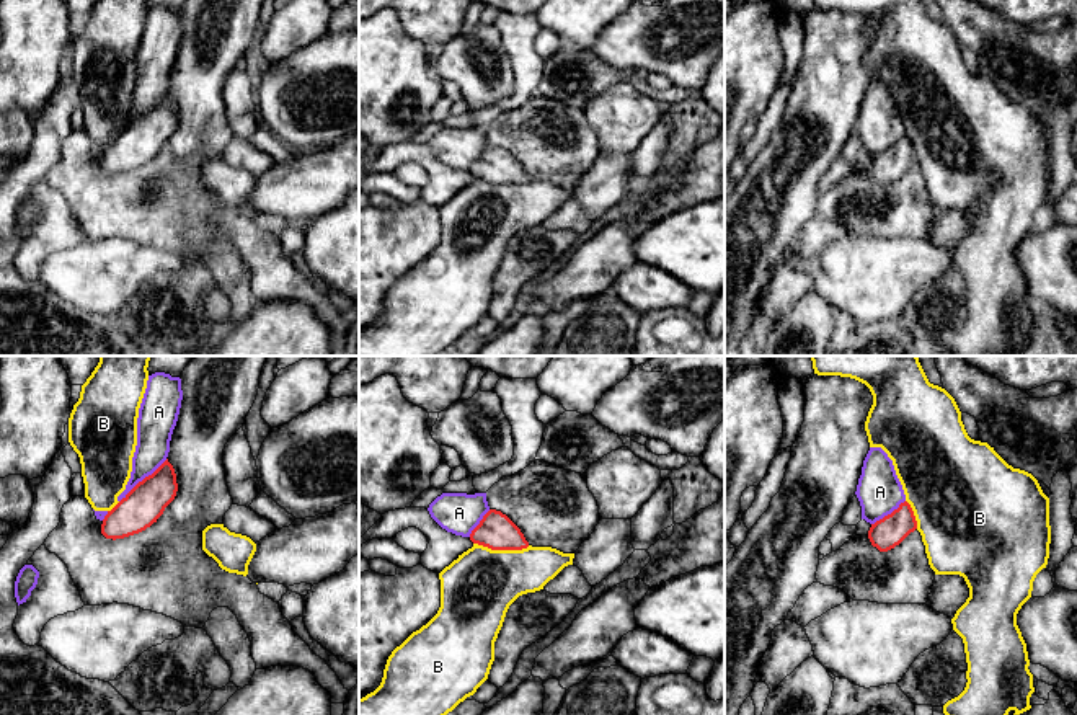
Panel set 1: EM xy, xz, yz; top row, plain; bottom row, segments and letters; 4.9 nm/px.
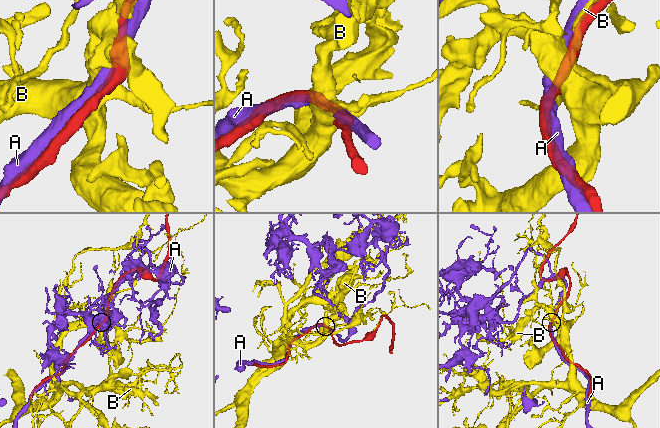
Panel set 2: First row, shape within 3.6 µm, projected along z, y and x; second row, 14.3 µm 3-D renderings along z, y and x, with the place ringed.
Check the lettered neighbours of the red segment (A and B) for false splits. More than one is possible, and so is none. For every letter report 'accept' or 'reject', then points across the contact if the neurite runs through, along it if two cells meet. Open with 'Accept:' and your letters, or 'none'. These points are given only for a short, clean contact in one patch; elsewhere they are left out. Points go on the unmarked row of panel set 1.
Accept: A
A: accept
B: reject

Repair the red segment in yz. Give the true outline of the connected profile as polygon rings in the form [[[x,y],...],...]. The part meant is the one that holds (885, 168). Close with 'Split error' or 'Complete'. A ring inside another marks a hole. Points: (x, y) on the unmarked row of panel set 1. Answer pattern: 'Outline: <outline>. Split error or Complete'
Outline: [[[870,82],[855,129],[862,153],[871,158],[868,173],[880,186],[894,183],[917,163],[893,95],[881,82]]]. Split error

